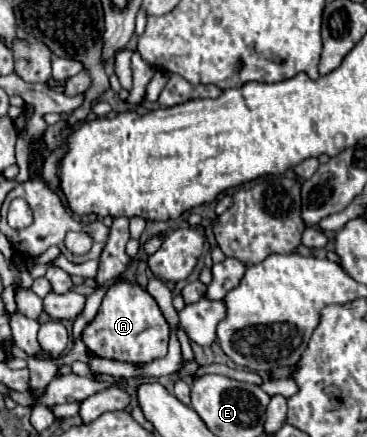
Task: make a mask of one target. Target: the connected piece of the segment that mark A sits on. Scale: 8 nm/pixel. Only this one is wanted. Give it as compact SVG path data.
M116 284L108 290L102 306L92 324L82 332L82 340L88 348L102 352L102 358L122 360L122 362L152 362L168 354L170 326L158 308L156 300L138 286Z

